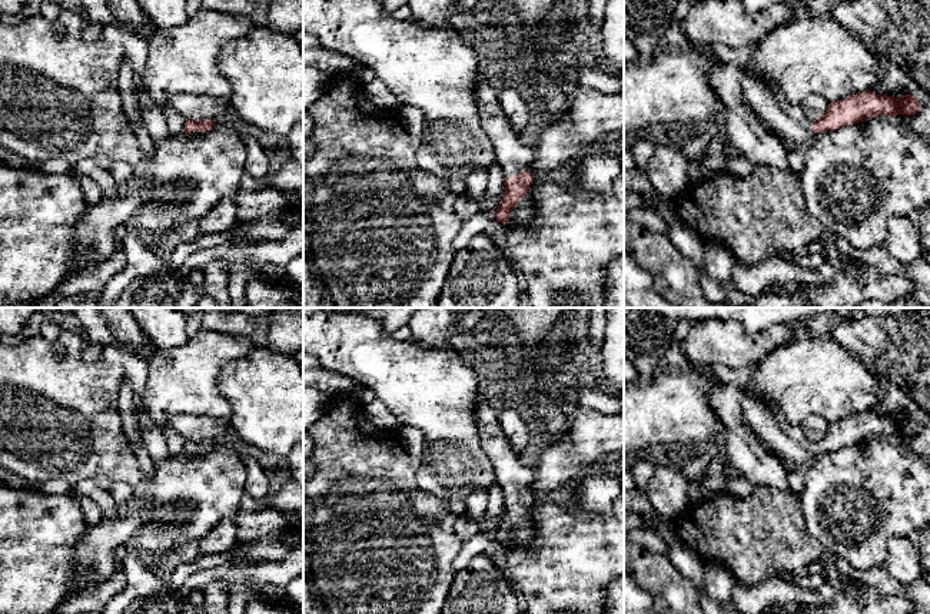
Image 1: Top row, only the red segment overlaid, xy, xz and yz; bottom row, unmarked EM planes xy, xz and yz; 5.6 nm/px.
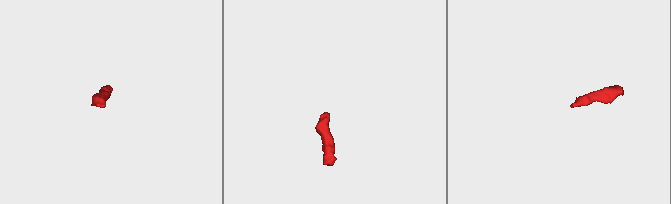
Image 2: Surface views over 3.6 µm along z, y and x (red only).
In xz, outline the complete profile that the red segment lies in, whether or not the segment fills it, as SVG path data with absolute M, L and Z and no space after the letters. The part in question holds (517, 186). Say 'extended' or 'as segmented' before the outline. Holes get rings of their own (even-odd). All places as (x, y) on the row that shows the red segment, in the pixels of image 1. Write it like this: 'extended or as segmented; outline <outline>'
extended; outline M478 74L474 92L482 129L491 140L495 160L506 176L504 196L492 215L505 225L512 209L528 193L529 185L535 180L535 176L525 170L535 157L534 143L524 140L522 135L512 127L501 107L492 82Z

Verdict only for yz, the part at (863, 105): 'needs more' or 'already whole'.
needs more

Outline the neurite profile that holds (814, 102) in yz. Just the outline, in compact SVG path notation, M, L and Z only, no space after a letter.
M810 94L801 104L806 114L813 120L818 120L828 109L830 102L821 94Z

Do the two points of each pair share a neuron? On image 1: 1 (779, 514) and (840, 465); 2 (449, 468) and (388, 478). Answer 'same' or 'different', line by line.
1: different
2: different

